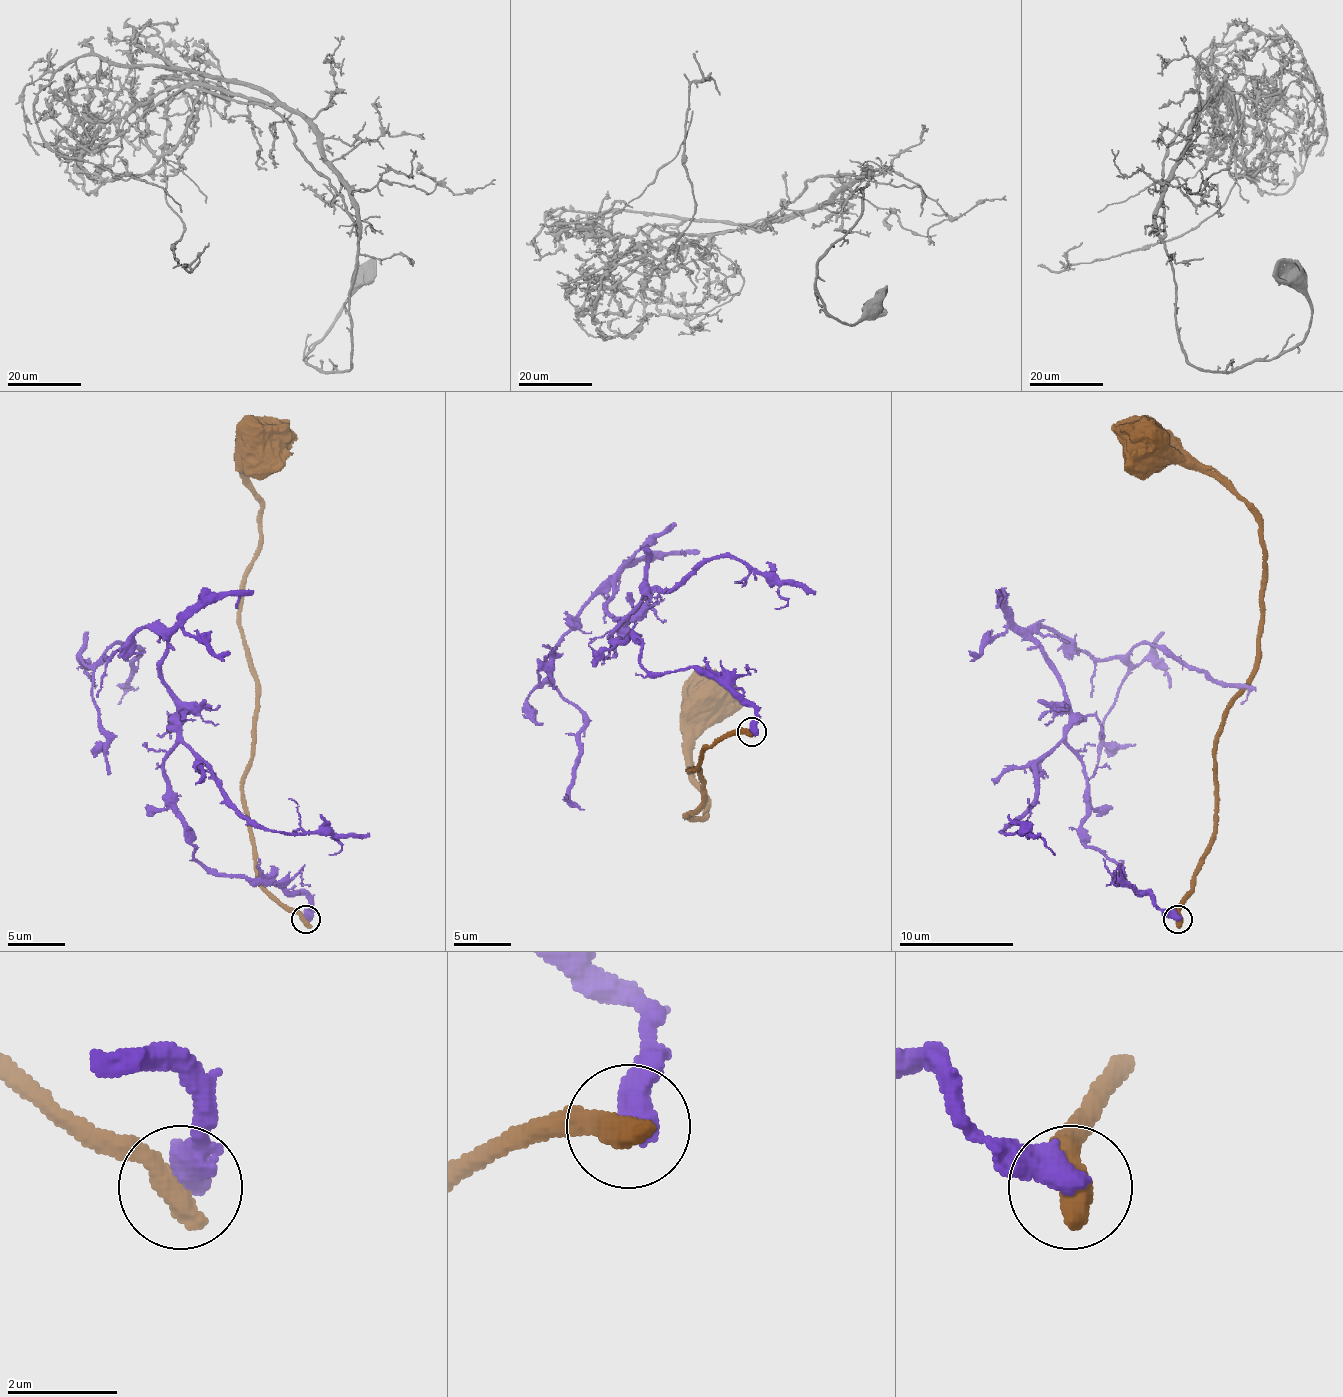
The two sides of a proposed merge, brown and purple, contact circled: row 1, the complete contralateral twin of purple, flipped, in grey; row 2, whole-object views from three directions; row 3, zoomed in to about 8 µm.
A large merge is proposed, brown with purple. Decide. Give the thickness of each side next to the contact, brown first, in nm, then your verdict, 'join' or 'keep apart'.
calibres 600 and 550 nm; keep apart

